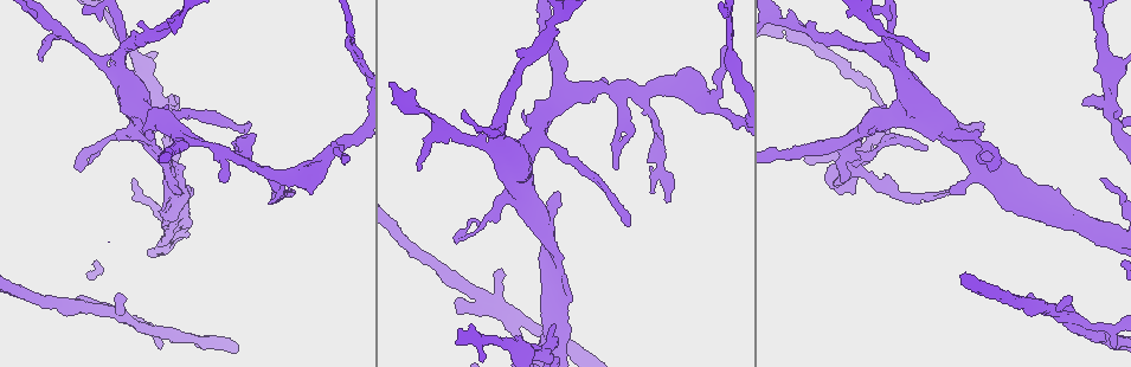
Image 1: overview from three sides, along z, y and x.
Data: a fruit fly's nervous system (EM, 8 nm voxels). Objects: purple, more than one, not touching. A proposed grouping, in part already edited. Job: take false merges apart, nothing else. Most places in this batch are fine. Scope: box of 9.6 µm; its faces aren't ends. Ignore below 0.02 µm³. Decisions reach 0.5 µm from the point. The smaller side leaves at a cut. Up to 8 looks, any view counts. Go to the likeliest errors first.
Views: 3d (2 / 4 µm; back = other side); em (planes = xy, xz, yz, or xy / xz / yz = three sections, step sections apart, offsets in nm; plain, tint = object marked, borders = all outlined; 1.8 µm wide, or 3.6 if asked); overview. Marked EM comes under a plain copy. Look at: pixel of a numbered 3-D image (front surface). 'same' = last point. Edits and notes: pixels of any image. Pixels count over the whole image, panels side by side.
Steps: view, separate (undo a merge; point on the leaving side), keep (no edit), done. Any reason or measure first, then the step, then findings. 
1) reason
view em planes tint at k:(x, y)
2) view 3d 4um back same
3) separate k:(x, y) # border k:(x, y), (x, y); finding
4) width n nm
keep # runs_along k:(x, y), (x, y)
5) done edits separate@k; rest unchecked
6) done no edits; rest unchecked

three-way junction
view em yz step 8 tint at 1:(1060, 315)

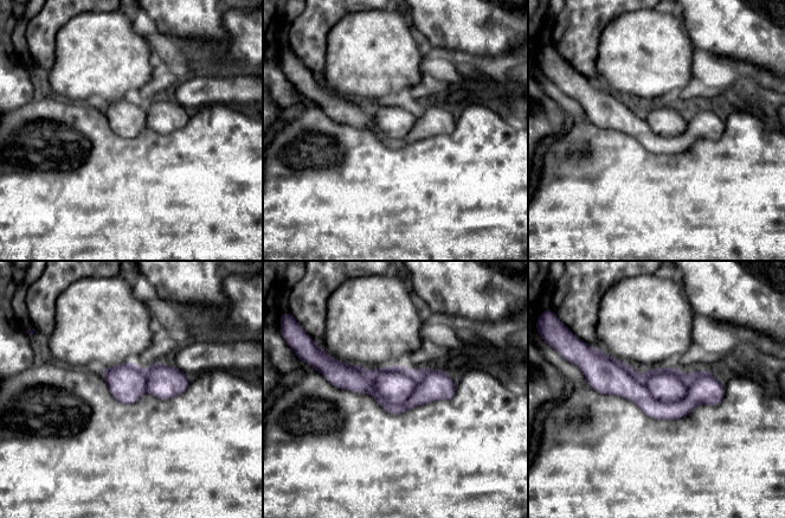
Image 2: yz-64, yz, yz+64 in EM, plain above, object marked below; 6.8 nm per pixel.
view em planes borders same

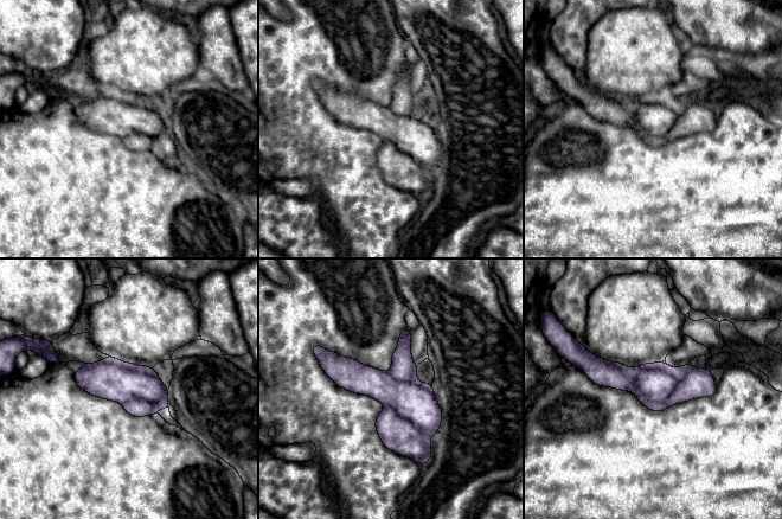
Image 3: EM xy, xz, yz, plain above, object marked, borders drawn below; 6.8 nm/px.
separate 3:(619, 377) # two neurons meet here

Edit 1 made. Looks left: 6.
abrupt turn
view em planes borders at 1:(854, 170)

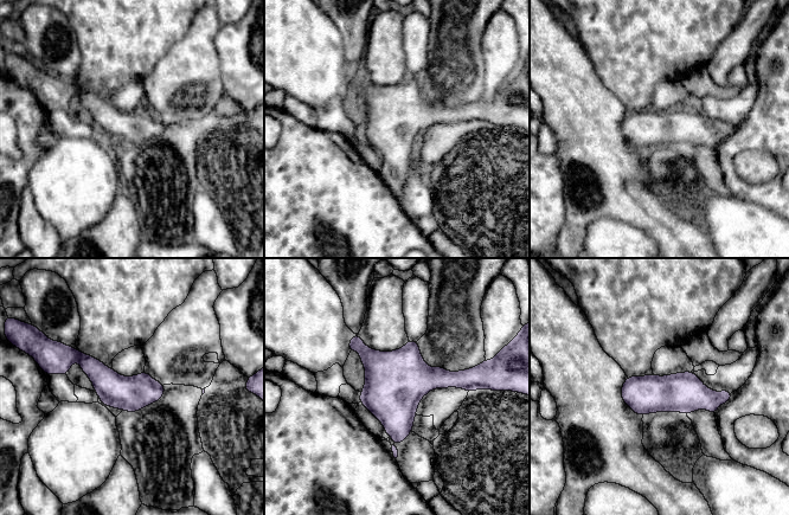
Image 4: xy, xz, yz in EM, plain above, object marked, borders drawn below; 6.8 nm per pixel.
width 240 nm
keep # all the same neuron

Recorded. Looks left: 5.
branch point
view 3d 4um at 1:(883, 59)

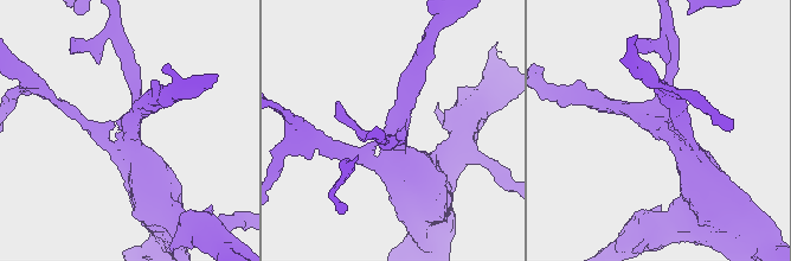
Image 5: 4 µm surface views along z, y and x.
now the EM
view em planes tint at 5:(394, 130)

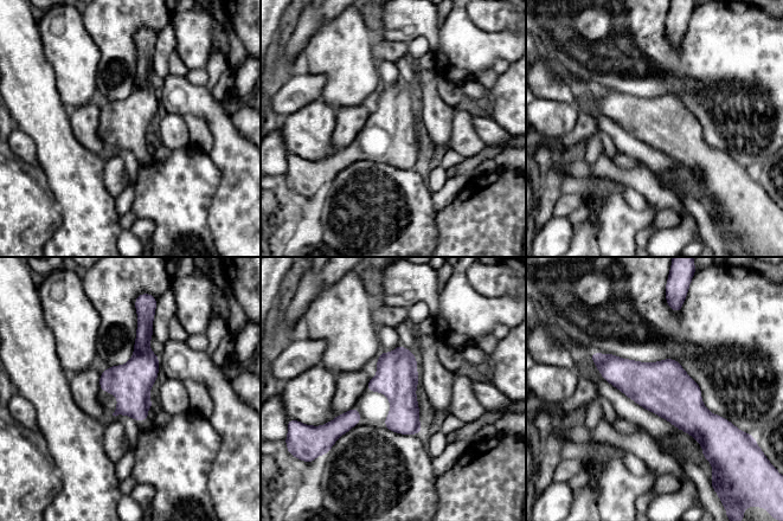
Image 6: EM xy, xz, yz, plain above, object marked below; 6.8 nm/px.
keep # runs_along 6:(597, 355), (719, 426); one neuron here

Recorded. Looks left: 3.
done edits separate@3; rest unchecked

